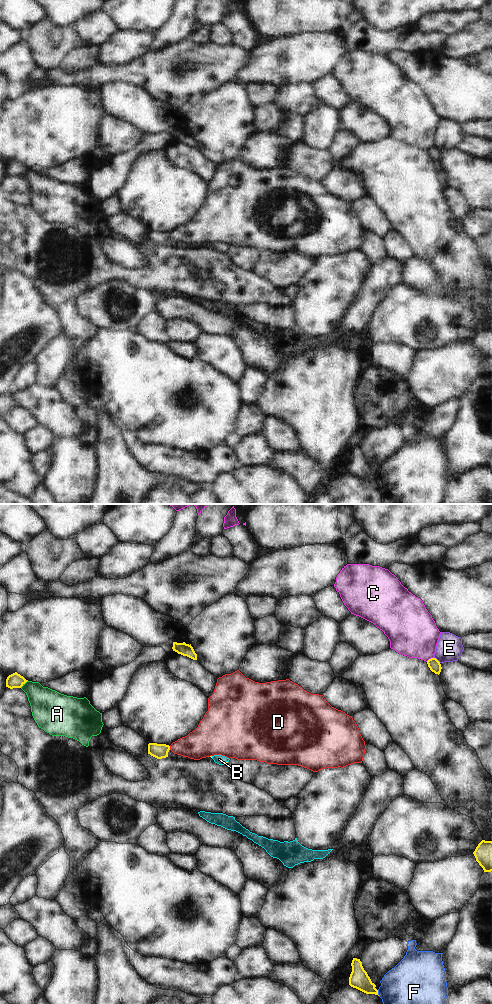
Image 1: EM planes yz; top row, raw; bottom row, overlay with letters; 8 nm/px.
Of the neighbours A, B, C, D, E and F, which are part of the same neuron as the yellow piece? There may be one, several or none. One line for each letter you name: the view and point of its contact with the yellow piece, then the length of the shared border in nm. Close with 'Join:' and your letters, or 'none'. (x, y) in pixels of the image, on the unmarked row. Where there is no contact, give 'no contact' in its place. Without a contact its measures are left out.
B: yz (226, 251) | 40 nm
Join: B

